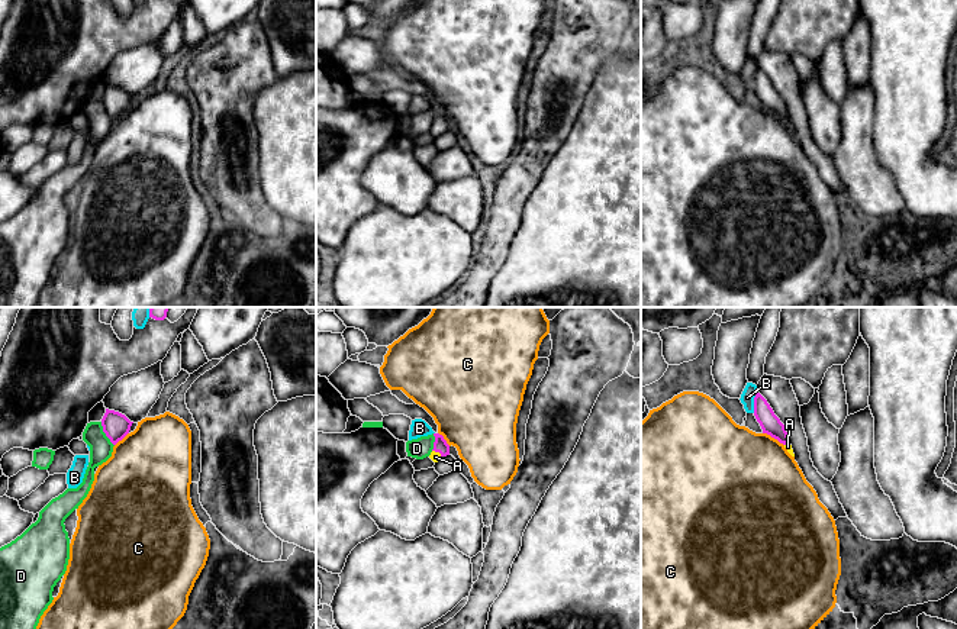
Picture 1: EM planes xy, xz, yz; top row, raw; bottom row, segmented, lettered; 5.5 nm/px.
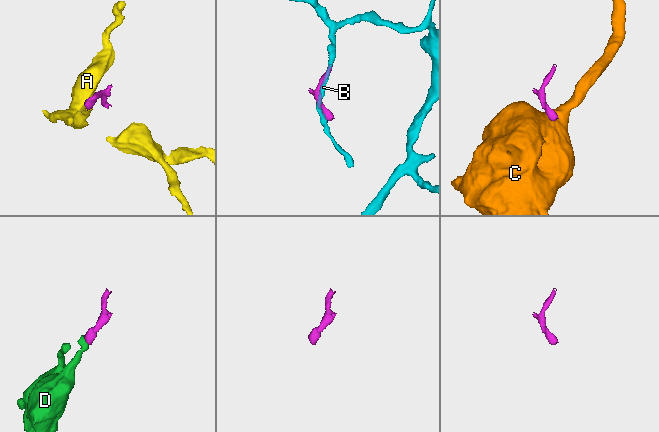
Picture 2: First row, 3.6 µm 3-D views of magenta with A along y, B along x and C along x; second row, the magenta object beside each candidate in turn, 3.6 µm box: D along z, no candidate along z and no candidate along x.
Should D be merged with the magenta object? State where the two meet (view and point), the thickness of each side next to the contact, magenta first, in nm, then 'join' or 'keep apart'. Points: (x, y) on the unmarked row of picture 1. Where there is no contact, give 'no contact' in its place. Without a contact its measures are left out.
xy (105, 107) | 150/130 nm | keep apart

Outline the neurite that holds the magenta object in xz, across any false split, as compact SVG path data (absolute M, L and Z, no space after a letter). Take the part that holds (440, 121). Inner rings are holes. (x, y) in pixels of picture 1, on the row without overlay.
M434 109L434 112L435 112L435 117L434 117L434 125L432 125L429 133L434 138L438 138L442 132L450 130L450 120L447 119L447 116L444 114L442 110Z

